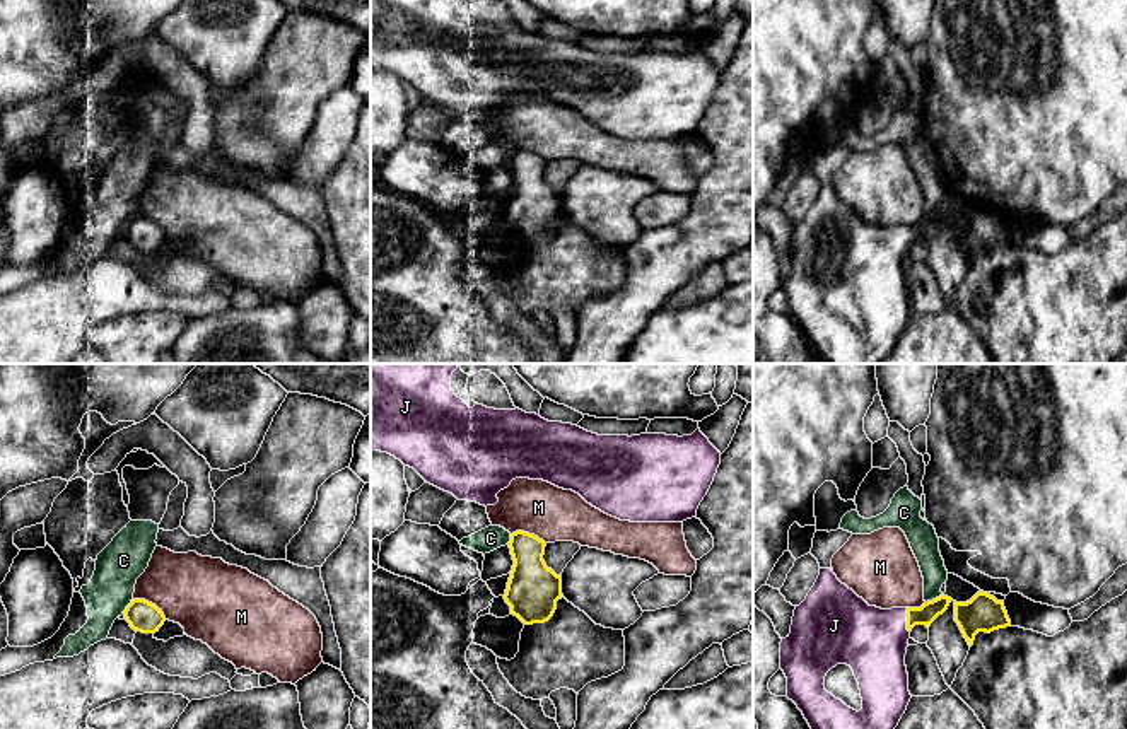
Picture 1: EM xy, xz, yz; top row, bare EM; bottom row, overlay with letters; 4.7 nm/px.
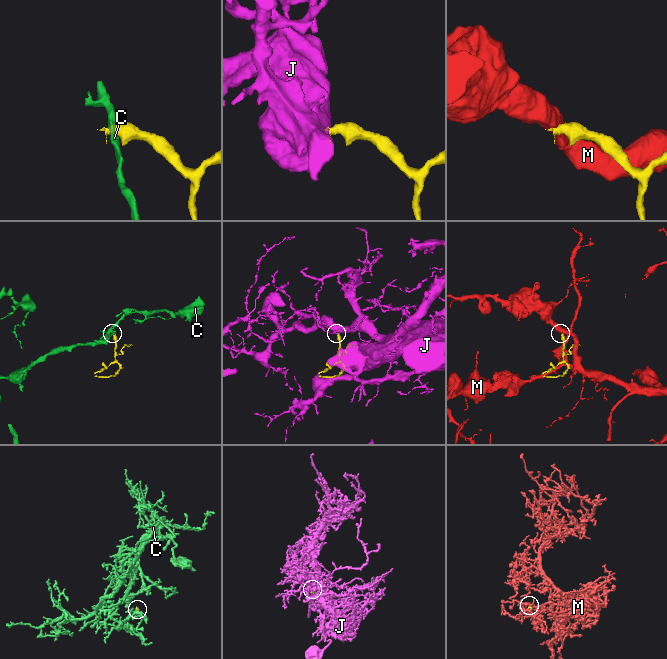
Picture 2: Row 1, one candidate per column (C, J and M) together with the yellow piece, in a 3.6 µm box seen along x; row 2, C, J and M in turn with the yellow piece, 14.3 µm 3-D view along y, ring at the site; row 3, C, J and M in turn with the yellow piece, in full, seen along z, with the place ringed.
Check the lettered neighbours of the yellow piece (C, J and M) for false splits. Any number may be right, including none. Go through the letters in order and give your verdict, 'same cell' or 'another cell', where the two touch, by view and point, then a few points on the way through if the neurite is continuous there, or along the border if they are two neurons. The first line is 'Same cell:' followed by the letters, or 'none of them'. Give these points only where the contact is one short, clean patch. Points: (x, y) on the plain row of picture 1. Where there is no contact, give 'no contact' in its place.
Same cell: J
C: another cell; contact yz (933, 217); border yz (941, 210), (926, 221)
J: same cell; contact yz (907, 238); way yz (924, 233), (914, 233), (907, 238), (871, 258)
M: another cell; contact xy (151, 221); border xy (134, 215), (151, 219), (166, 236)

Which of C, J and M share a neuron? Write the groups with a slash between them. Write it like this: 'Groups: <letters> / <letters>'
Groups: C / J / M

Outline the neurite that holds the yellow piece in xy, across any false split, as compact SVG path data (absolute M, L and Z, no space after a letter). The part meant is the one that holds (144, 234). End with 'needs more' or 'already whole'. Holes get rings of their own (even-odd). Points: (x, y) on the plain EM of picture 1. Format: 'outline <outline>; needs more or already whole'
outline M131 217L123 232L130 244L142 251L155 251L166 239L162 227L145 217Z; already whole

